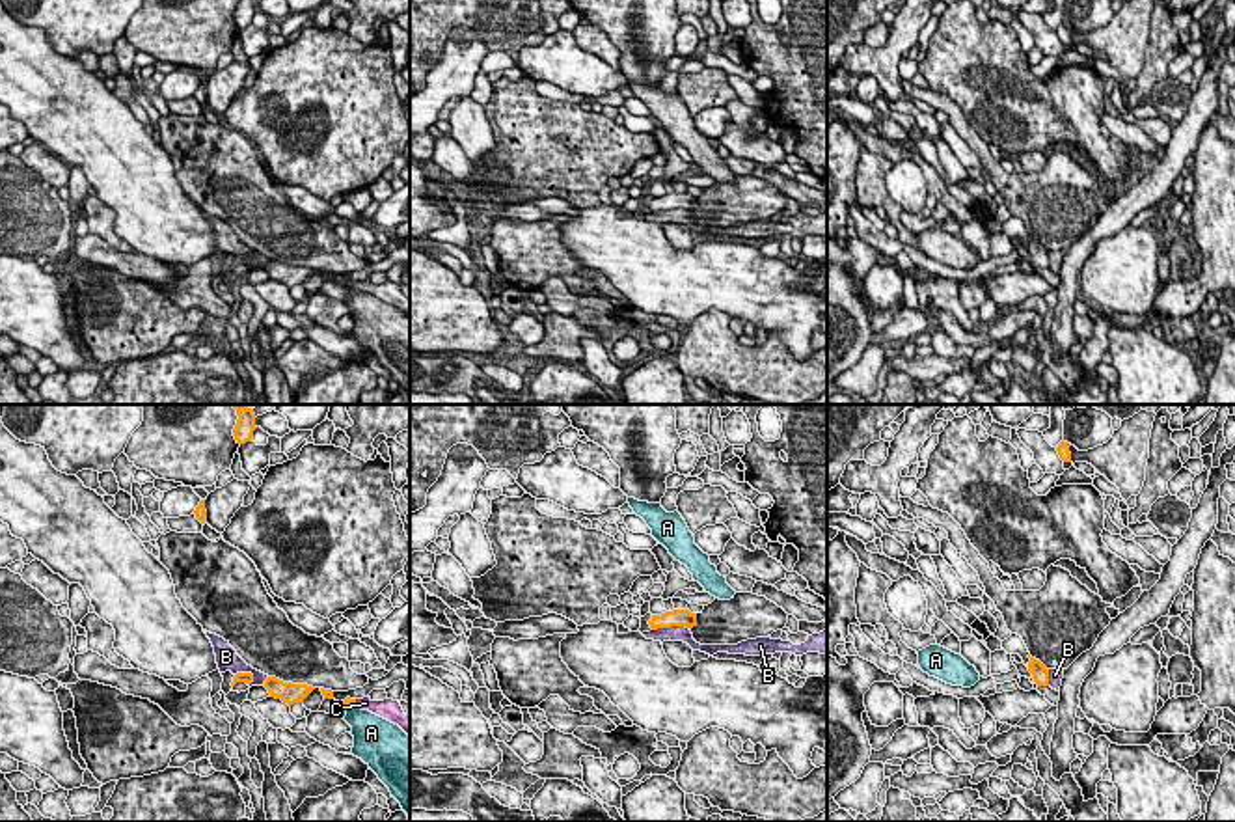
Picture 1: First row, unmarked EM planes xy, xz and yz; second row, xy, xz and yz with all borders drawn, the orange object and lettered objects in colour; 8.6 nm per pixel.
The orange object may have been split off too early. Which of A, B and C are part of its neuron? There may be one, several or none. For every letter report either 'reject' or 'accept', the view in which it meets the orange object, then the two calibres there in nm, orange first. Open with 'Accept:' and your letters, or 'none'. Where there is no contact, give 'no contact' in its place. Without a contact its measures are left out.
Accept: C
A: reject; meets orange in xy; 70 nm thick on the orange side, 280 nm on the other
B: reject; meets orange in xz; 160 nm thick on the orange side, 130 nm on the other
C: accept; meets orange in xy; 70 nm thick on the orange side, 140 nm on the other

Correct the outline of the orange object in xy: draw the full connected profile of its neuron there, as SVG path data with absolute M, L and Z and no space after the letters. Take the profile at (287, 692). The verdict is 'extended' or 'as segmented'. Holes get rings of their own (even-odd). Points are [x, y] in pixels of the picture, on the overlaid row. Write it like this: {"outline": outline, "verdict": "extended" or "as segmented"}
{"outline": "M268 677L265 680L265 688L268 690L270 697L281 699L289 706L294 703L304 703L304 699L315 690L313 686L283 682L276 677Z", "verdict": "as segmented"}

